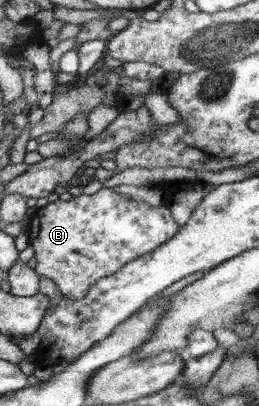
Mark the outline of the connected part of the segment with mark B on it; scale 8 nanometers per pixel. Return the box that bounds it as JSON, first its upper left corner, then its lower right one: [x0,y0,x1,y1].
[29,186,179,300]

